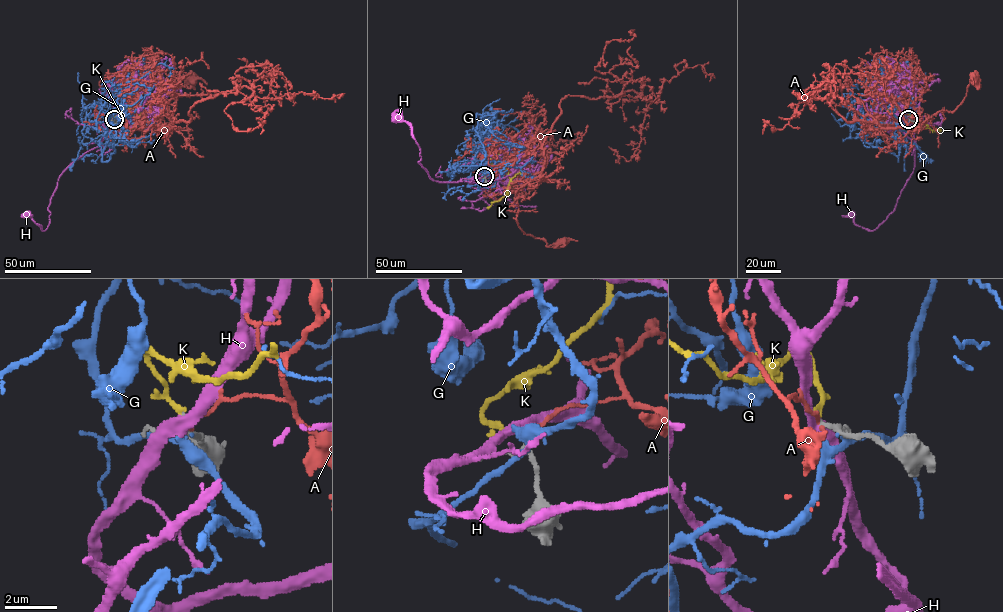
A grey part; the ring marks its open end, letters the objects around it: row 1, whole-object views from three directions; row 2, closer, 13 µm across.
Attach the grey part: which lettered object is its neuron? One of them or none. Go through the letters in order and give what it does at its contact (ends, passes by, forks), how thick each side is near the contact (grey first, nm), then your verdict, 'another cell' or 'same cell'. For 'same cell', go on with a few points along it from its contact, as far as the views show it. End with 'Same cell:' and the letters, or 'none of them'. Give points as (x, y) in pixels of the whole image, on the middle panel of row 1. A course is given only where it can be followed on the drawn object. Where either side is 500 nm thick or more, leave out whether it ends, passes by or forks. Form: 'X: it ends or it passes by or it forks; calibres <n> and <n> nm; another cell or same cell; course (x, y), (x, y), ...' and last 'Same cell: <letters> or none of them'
A: it ends; calibres 160 and 150 nm; another cell
G: it passes by; calibres 170 and 240 nm; another cell
H: it passes by; calibres 160 and 380 nm; another cell
K: it passes by; calibres 130 and 140 nm; same cell; course (484, 176), (482, 174), (490, 164), (496, 161), (508, 171), (510, 180), (506, 194), (486, 207)
Same cell: K

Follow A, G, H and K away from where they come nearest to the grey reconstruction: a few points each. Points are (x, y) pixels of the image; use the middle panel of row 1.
A: (484, 176), (541, 149), (542, 172), (516, 193), (516, 221), (524, 234), (548, 247), (561, 242)
G: (484, 177), (489, 173), (485, 165), (495, 157), (464, 171), (473, 161), (476, 127), (467, 135), (484, 163)
H: (484, 176), (480, 182), (434, 181), (418, 163), (420, 149), (412, 128), (397, 118)
K: (484, 176), (482, 174), (490, 164), (496, 161), (508, 171), (510, 180), (506, 194), (486, 207)

